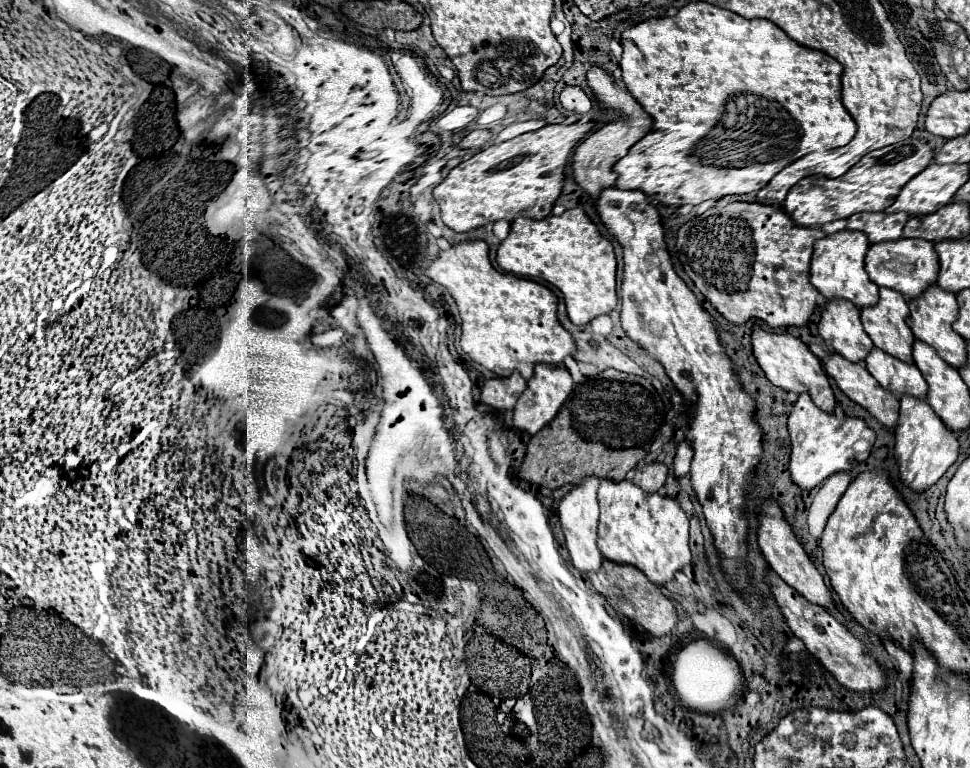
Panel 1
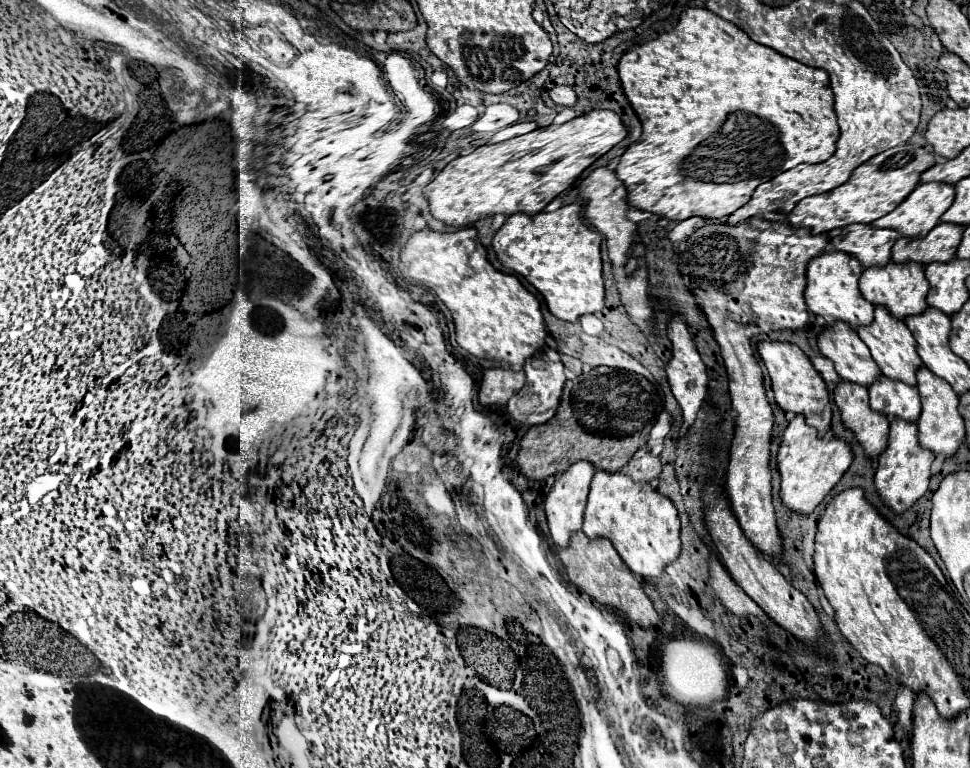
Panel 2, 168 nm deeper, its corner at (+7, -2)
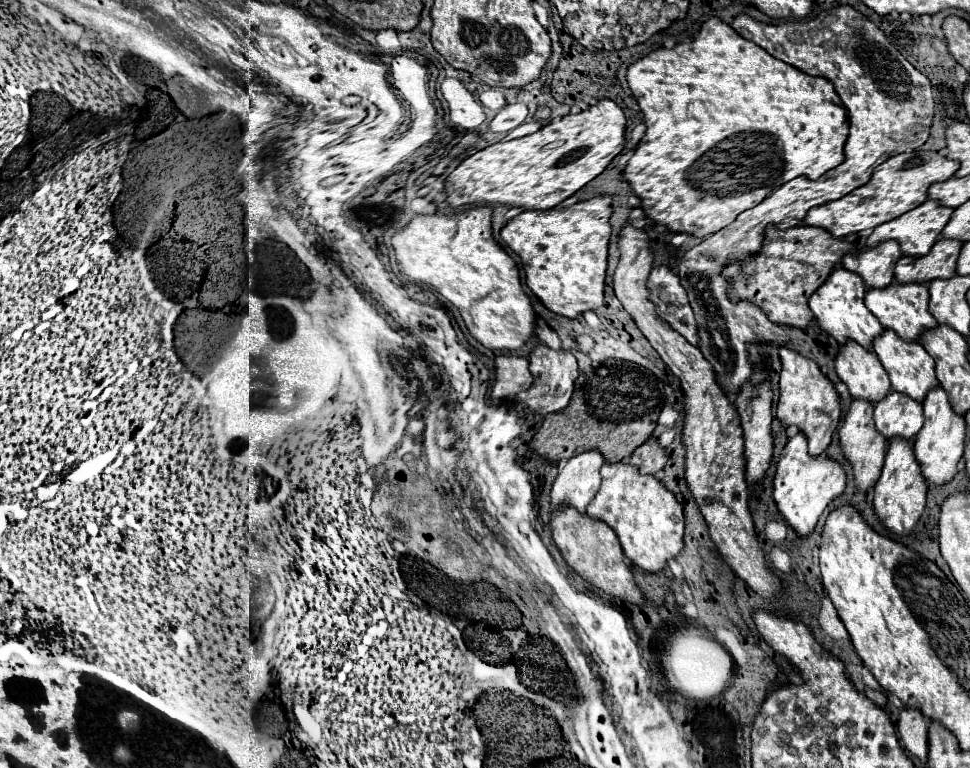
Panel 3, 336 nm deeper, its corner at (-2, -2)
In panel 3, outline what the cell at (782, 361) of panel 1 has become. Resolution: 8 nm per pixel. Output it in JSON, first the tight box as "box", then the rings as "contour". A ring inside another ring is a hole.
{"box":[776,346,842,456],"contour":[[[784,346],[780,348],[780,360],[782,360],[782,372],[780,372],[780,400],[776,406],[776,416],[782,420],[784,426],[796,424],[800,432],[808,436],[810,454],[818,456],[828,448],[834,430],[838,428],[842,414],[840,396],[834,390],[834,384],[820,372],[814,360]]]}

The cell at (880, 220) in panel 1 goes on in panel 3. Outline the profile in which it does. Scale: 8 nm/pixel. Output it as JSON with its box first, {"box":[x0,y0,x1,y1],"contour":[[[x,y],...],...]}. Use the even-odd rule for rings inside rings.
{"box":[842,240,902,288],"contour":[[[884,240],[876,246],[866,246],[856,254],[846,254],[842,264],[846,270],[860,274],[868,288],[884,288],[894,280],[894,266],[902,256],[898,242]]]}

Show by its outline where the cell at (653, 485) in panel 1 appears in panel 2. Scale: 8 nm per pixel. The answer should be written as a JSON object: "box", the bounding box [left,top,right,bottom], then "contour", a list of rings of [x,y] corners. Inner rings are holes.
{"box":[623,456,661,482],"contour":[[[633,456],[623,470],[637,482],[651,482],[661,474],[661,460],[657,456]]]}

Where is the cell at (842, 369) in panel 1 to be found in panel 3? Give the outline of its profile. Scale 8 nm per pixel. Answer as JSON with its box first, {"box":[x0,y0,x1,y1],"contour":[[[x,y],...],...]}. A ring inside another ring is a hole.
{"box":[840,398,888,490],"contour":[[[856,398],[856,400],[852,400],[852,404],[850,404],[850,408],[848,408],[844,426],[840,428],[840,444],[842,444],[842,450],[844,450],[846,458],[852,462],[856,486],[858,486],[860,490],[868,490],[870,486],[874,486],[878,474],[882,472],[884,456],[886,456],[886,450],[888,450],[888,448],[886,448],[886,446],[888,446],[888,440],[884,438],[884,434],[880,434],[880,432],[876,430],[872,412],[874,412],[872,402],[862,400],[862,398]]]}

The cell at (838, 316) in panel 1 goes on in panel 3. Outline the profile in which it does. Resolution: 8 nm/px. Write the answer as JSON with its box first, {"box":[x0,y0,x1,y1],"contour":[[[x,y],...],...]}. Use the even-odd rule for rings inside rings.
{"box":[836,340,890,402],"contour":[[[854,340],[840,346],[836,354],[836,372],[848,386],[852,398],[878,402],[890,392],[890,378],[874,350],[862,348]]]}

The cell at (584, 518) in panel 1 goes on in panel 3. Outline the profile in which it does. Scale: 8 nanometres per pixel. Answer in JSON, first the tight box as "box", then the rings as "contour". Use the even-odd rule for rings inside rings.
{"box":[552,450,604,514],"contour":[[[598,450],[570,458],[552,486],[552,510],[572,506],[580,514],[584,514],[586,506],[592,502],[600,488],[602,464],[604,458]]]}

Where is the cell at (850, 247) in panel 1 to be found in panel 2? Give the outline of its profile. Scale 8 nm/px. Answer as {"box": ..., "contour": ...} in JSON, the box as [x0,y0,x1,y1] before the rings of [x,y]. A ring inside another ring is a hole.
{"box":[805,252,873,330],"contour":[[[833,252],[833,254],[821,254],[813,258],[807,266],[807,288],[805,288],[805,304],[809,312],[823,316],[827,326],[833,326],[835,322],[845,322],[853,330],[859,326],[869,326],[873,322],[873,304],[869,304],[861,292],[859,292],[859,276],[863,272],[863,266],[849,254]]]}

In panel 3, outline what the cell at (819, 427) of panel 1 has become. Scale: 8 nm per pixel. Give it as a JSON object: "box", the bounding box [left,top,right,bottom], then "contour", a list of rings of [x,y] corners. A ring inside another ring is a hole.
{"box":[774,432,846,534],"contour":[[[798,432],[788,440],[780,454],[780,462],[776,466],[774,476],[774,500],[778,504],[780,514],[784,520],[800,534],[810,534],[824,512],[824,508],[844,492],[846,488],[846,472],[844,468],[832,460],[828,454],[812,456],[808,454],[808,440],[806,434]]]}

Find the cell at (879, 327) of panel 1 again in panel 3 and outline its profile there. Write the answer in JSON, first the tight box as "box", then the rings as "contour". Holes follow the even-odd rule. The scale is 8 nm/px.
{"box":[874,330,938,402],"contour":[[[884,330],[876,340],[874,340],[874,352],[878,354],[882,366],[886,368],[890,382],[892,382],[892,390],[908,394],[910,398],[922,402],[926,392],[930,388],[938,386],[936,380],[936,372],[934,372],[934,358],[924,350],[924,346],[920,342],[908,342],[904,338],[900,338],[894,330]]]}

